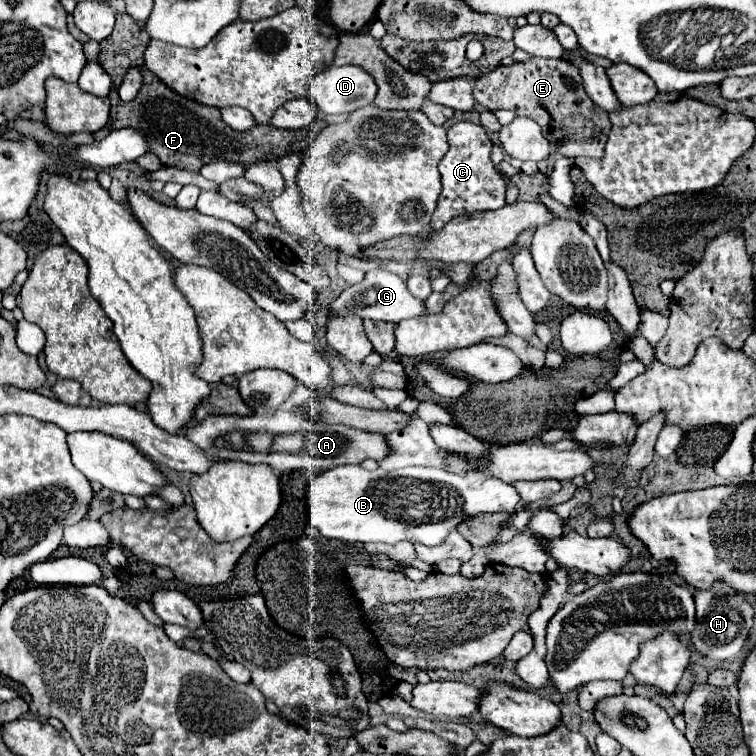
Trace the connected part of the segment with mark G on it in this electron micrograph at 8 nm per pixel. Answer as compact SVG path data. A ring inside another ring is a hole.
M374 268L370 270L364 280L356 286L348 286L332 304L330 304L330 310L338 312L338 314L356 314L360 318L370 318L370 320L382 320L382 322L400 322L400 320L406 320L406 318L416 318L416 316L424 316L428 314L426 312L426 304L424 300L418 300L414 296L410 296L410 290L408 290L408 284L388 272L388 270L382 270L382 268Z

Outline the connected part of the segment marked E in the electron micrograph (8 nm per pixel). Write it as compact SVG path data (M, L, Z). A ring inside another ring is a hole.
M530 58L526 62L514 62L510 66L498 66L474 80L472 88L474 98L488 110L512 110L516 116L526 116L532 118L534 122L540 124L542 134L546 140L552 144L552 148L568 158L594 158L600 160L604 156L604 146L606 138L610 134L610 120L608 112L602 112L590 96L586 96L582 88L582 78L578 74L578 68L572 66L564 58ZM566 114L582 114L596 124L596 142L594 144L580 144L572 146L572 142L566 142L560 134L560 122L566 118Z

